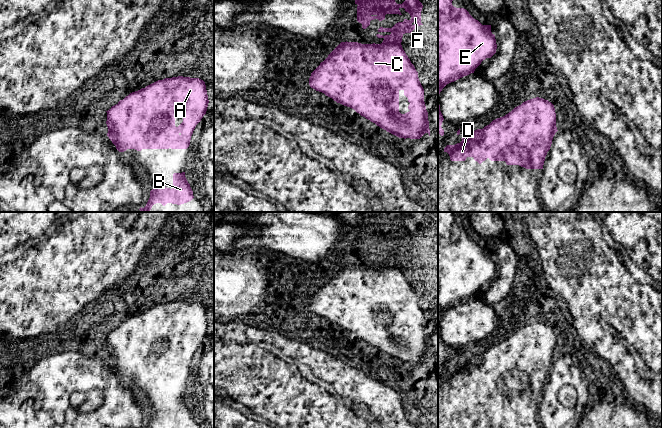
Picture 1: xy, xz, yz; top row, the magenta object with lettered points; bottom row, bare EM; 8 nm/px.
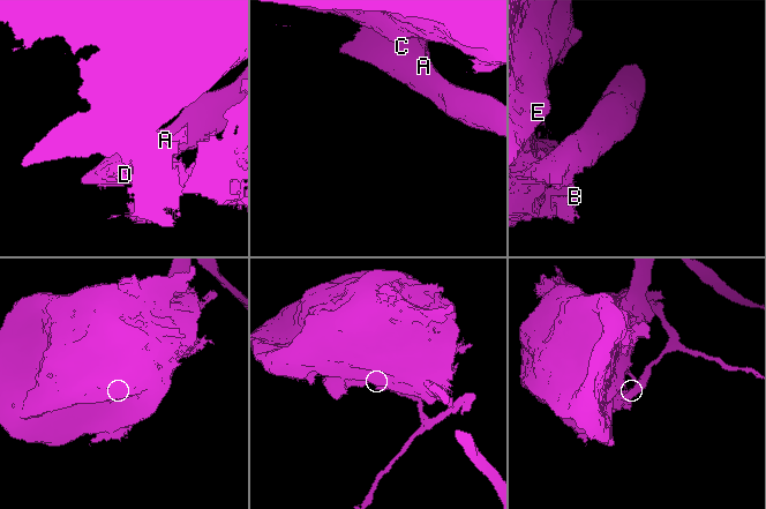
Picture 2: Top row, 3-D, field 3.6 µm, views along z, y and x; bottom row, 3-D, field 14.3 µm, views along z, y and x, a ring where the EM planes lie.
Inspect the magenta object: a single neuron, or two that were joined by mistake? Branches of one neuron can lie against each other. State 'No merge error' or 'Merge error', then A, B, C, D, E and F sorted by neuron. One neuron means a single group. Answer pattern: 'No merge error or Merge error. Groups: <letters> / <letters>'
Merge error. Groups: A / B C D E F

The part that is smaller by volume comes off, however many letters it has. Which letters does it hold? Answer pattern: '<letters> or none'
A

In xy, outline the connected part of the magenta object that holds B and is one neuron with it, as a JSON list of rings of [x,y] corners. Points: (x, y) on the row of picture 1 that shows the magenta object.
[[[185,172],[173,174],[173,188],[158,188],[150,191],[150,198],[141,212],[149,212],[156,203],[165,206],[167,203],[181,205],[191,201],[194,198],[193,191],[188,183]]]

